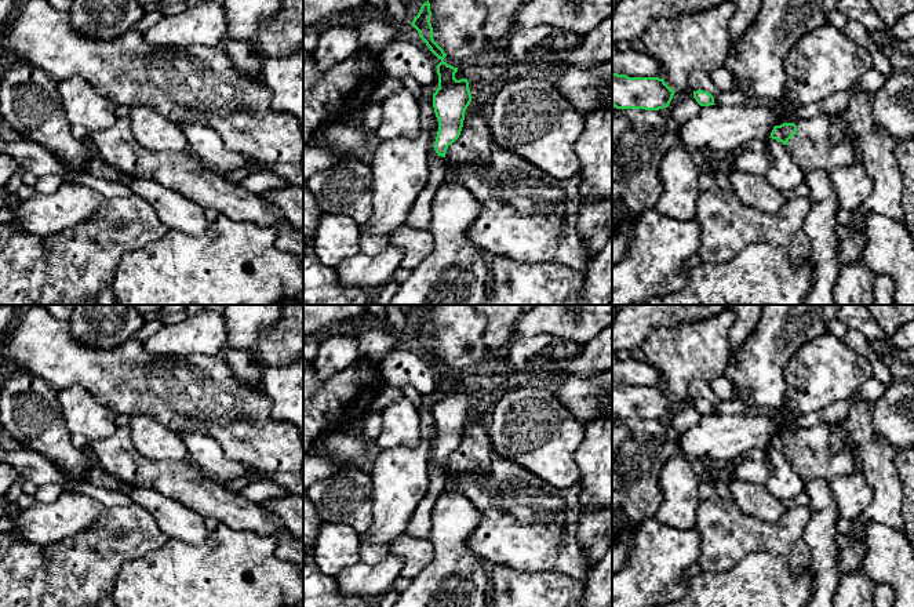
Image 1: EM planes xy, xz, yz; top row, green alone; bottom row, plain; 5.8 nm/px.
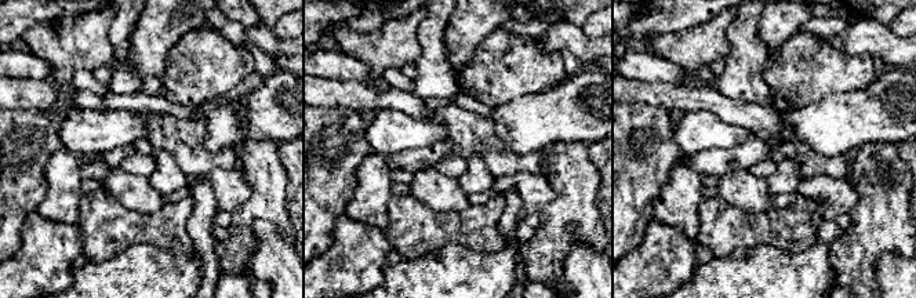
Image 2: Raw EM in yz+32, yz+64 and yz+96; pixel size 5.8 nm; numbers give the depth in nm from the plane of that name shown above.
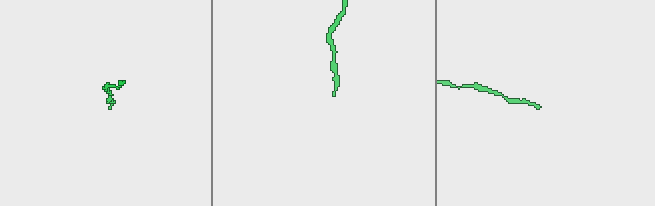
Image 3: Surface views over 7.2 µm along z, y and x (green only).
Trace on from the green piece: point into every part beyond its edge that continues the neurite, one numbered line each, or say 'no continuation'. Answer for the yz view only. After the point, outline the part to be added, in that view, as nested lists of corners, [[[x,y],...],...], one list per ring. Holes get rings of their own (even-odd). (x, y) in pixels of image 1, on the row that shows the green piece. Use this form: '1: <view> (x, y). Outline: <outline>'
1: yz (811, 149). Outline: [[[826,115],[811,119],[800,117],[795,126],[797,134],[789,139],[786,148],[802,172],[830,171],[855,164],[855,132],[851,124],[838,146],[830,143],[830,117]]]

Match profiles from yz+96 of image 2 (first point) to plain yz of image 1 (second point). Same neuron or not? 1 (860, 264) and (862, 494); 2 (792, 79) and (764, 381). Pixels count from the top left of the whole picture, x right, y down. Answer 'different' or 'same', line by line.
1: different
2: different

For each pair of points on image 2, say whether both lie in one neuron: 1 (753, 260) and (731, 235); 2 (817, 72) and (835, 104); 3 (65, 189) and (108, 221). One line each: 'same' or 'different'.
1: different
2: different
3: different

